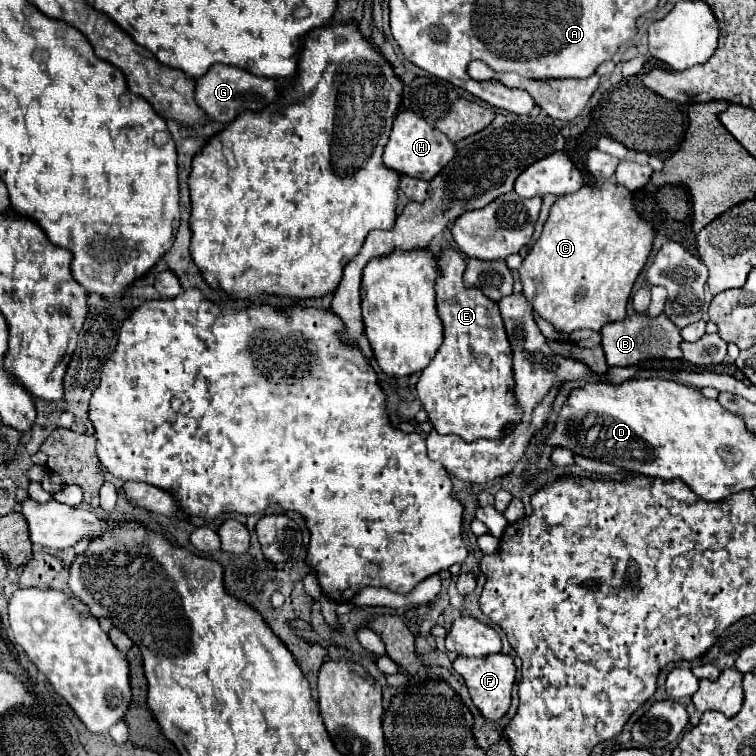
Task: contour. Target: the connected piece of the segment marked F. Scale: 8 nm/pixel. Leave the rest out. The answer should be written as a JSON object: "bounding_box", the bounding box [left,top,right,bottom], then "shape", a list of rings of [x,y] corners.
{"bounding_box":[453,653,515,723],"shape":[[[497,653],[483,659],[471,659],[471,657],[457,657],[453,661],[453,669],[465,679],[465,685],[469,689],[469,695],[475,703],[475,707],[481,711],[481,715],[489,723],[497,723],[511,707],[511,689],[515,683],[515,663],[511,657]]]}

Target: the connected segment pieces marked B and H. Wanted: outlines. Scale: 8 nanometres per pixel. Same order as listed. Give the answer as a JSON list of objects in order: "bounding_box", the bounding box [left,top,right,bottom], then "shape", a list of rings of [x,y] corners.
[{"bounding_box":[601,315,683,367],"shape":[[[631,315],[619,323],[611,323],[601,329],[601,345],[607,357],[609,367],[631,367],[645,359],[679,359],[681,349],[679,343],[683,341],[679,329],[665,317],[659,315],[657,319],[647,319],[645,315]]]},{"bounding_box":[383,111,455,181],"shape":[[[403,111],[395,117],[393,129],[391,129],[389,141],[385,145],[385,153],[383,153],[383,163],[389,169],[393,169],[399,175],[409,175],[409,177],[423,175],[425,181],[431,181],[453,157],[455,157],[453,143],[441,131],[427,125],[413,111]]]}]

